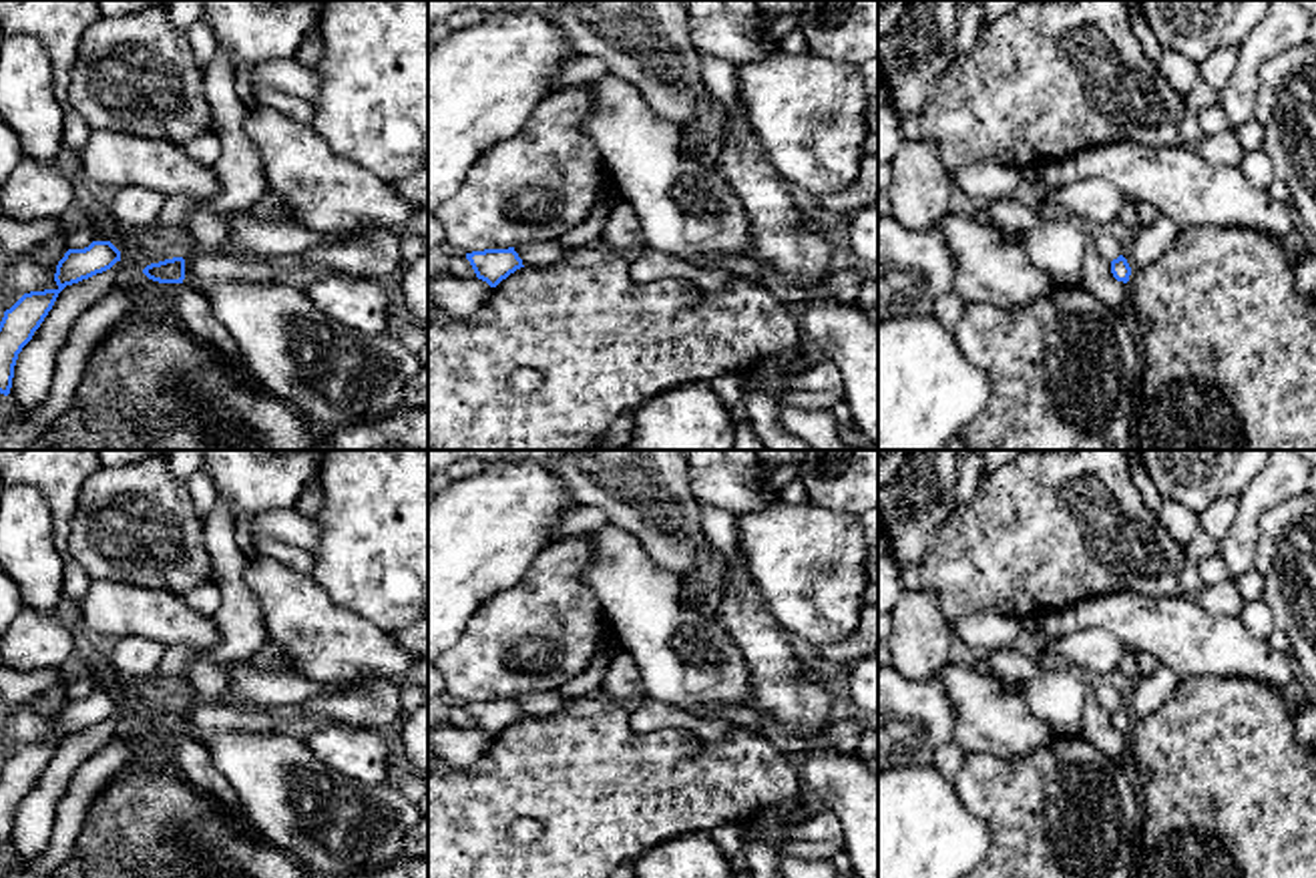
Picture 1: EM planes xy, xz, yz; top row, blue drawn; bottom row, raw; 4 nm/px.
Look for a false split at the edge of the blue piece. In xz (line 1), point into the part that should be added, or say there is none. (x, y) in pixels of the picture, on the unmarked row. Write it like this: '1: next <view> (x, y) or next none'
1: next none

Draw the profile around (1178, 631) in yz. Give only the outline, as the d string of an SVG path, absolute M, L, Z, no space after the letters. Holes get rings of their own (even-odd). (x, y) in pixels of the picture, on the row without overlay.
M1131 591L1087 595L1059 609L1021 619L1049 641L1103 629L1133 653L1149 653L1177 679L1248 677L1272 685L1298 715L1310 701L1294 673L1294 657L1254 637L1240 617L1210 615L1183 595L1145 597Z

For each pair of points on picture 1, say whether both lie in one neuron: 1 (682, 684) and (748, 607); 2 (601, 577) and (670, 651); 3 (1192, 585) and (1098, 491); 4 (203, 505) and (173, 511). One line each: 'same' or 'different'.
1: different
2: same
3: different
4: different

